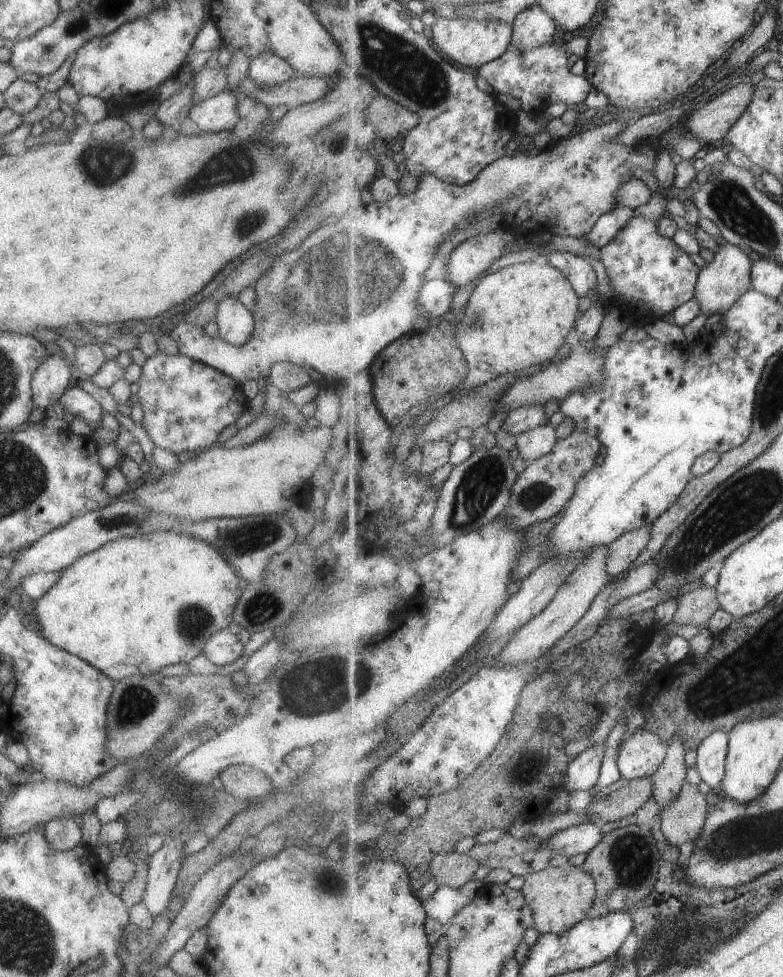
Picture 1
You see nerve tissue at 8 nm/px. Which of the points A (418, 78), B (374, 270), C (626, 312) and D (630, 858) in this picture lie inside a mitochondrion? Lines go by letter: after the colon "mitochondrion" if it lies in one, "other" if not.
A: mitochondrion
B: mitochondrion
C: other
D: mitochondrion

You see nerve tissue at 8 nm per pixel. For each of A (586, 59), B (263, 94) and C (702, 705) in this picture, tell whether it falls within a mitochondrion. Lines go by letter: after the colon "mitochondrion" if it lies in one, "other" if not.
A: other
B: other
C: mitochondrion

